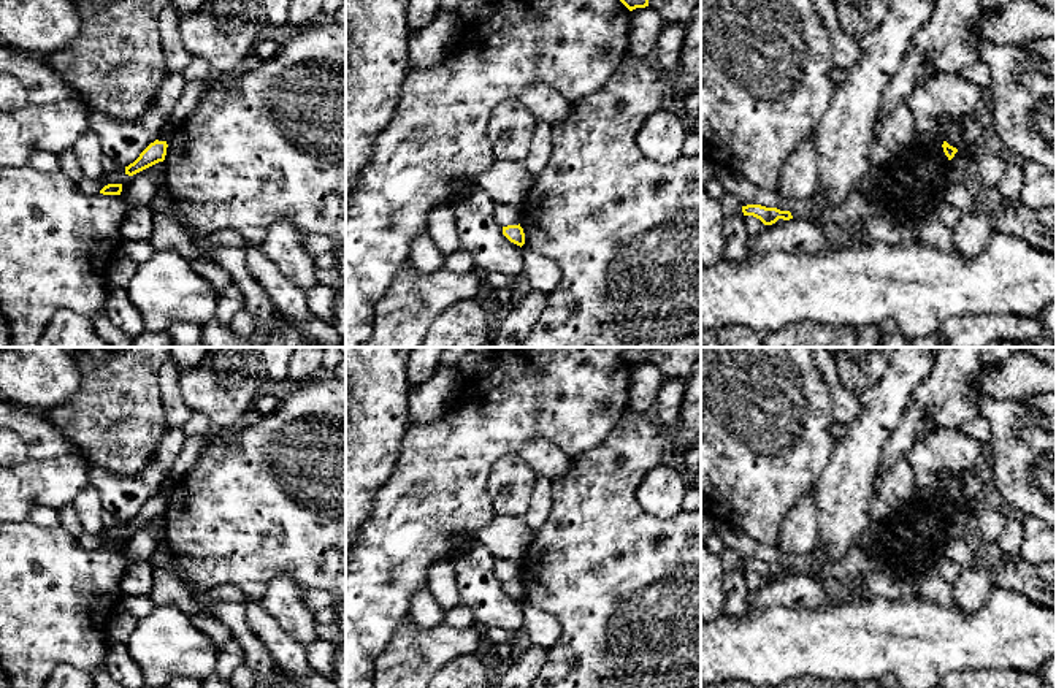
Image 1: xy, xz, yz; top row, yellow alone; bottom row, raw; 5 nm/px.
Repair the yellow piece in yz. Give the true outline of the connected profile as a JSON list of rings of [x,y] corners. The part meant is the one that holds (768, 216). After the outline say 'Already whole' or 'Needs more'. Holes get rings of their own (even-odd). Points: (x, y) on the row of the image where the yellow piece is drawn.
[[[761,204],[742,206],[742,212],[744,212],[744,216],[753,216],[753,217],[759,219],[764,225],[772,225],[779,219],[783,219],[783,220],[793,219],[790,211],[780,211],[777,208],[766,208]]]. Already whole

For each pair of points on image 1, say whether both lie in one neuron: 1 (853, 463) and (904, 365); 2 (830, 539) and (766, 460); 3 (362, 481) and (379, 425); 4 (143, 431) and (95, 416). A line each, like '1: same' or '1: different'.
1: same
2: different
3: same
4: same

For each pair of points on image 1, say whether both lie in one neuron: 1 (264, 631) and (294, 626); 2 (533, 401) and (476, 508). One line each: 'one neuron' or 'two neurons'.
1: two neurons
2: one neuron

